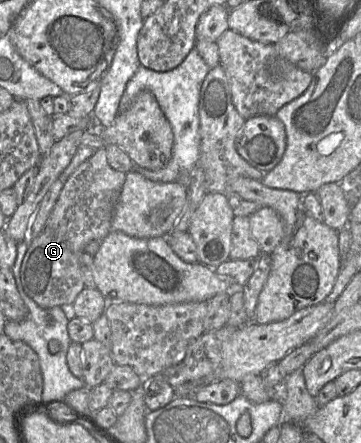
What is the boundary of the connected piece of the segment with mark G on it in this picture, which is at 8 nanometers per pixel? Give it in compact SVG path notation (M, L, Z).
M99 148L90 158L80 164L64 183L44 228L31 241L20 268L20 279L24 292L41 308L72 304L77 295L85 288L79 257L88 243L94 240L101 242L111 231L114 208L125 179L126 173L115 170L109 165L106 149Z

